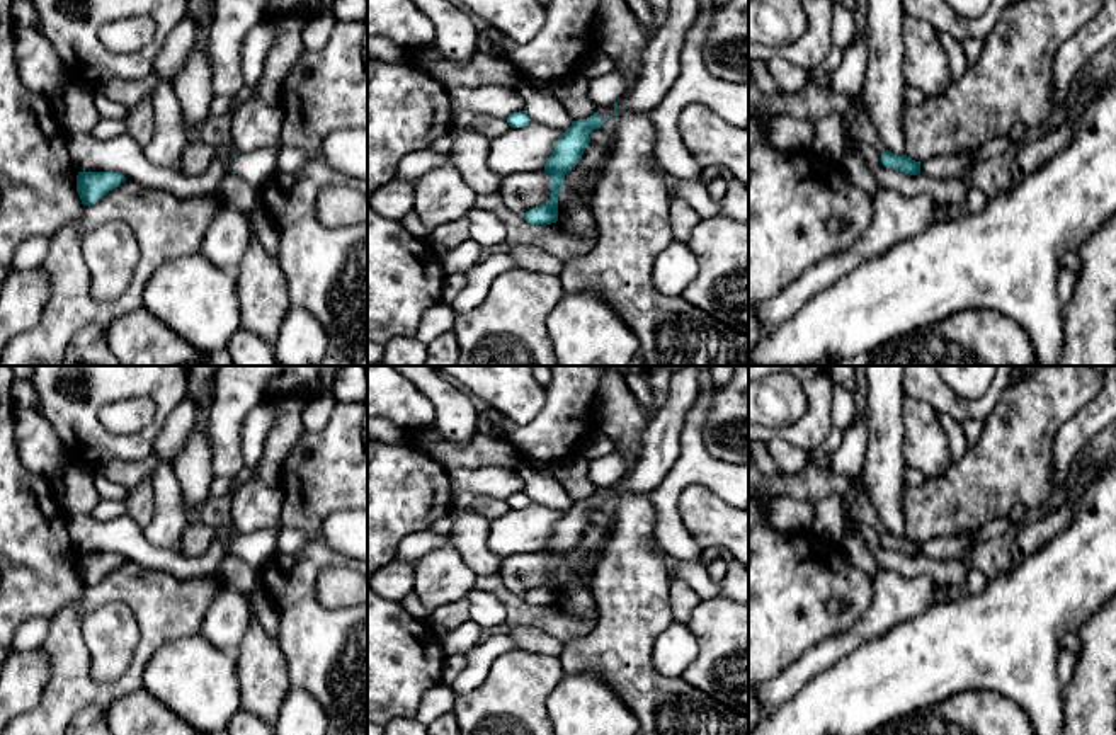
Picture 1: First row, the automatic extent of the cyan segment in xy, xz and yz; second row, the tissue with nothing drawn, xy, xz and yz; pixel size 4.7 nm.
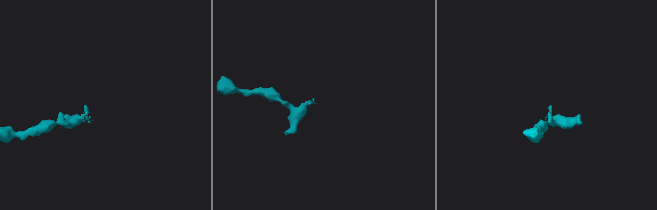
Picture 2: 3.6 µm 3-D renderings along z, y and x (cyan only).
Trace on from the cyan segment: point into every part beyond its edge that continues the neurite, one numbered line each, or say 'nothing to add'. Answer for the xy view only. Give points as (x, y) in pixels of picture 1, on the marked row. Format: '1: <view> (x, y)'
1: xy (259, 167)

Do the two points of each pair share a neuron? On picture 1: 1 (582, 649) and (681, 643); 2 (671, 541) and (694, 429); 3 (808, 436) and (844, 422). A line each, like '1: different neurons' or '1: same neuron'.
1: different neurons
2: same neuron
3: different neurons

